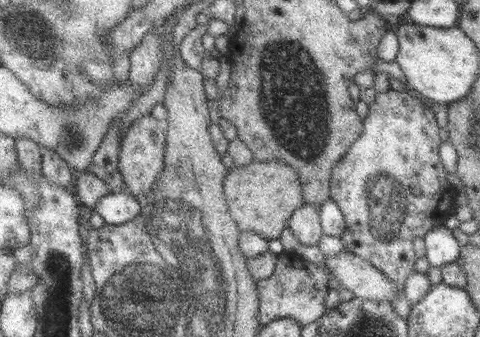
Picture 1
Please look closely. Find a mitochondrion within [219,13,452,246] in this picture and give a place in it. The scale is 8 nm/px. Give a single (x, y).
(292, 95)

